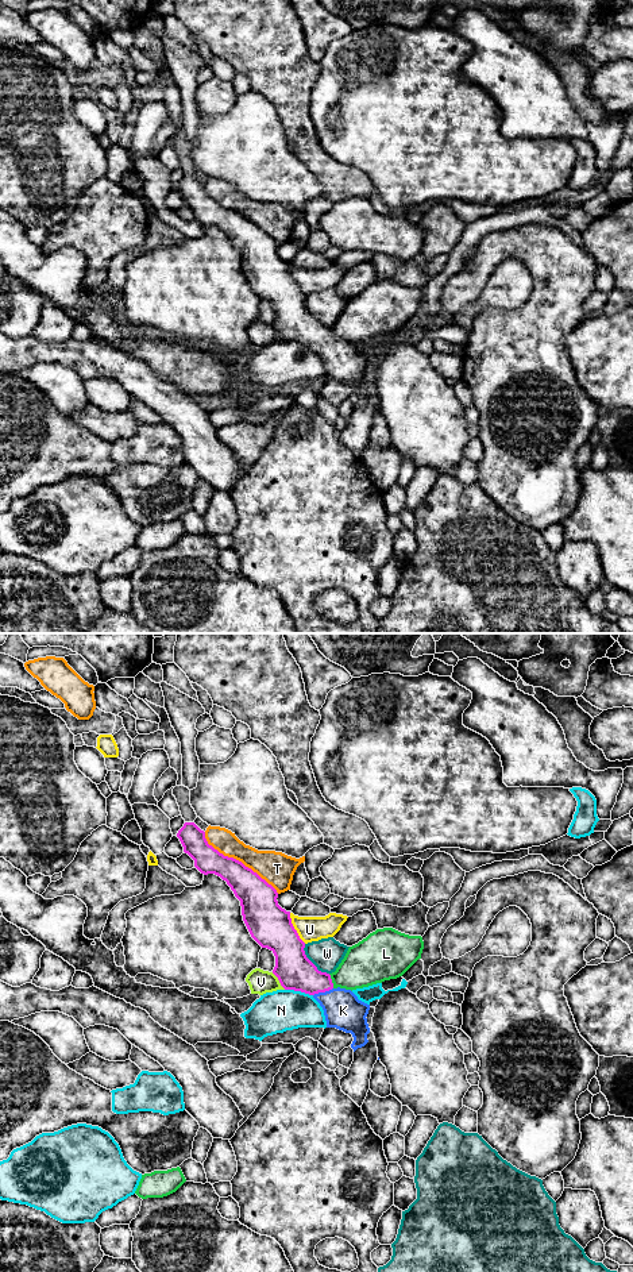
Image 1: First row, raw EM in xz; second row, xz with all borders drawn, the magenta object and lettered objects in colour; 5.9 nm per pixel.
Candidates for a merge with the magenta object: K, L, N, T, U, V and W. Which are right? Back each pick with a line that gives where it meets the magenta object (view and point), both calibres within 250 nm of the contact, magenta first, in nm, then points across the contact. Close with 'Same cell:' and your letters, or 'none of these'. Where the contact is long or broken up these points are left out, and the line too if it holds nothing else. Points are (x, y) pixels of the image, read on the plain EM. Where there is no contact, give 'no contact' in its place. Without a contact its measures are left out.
K: meets magenta in xz at (323, 343); 220 nm thick on the magenta side, 220 nm on the other; runs through xz (294, 323), (312, 332), (323, 343), (343, 362)
Same cell: K

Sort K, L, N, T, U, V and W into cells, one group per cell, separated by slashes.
K / L / N / T / U / V / W

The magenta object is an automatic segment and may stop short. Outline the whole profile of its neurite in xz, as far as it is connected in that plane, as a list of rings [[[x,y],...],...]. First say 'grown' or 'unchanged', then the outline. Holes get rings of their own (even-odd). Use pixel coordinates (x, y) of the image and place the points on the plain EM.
grown; [[[185,174],[178,182],[184,204],[194,212],[194,219],[204,227],[215,226],[233,243],[235,248],[240,253],[243,273],[251,286],[251,289],[262,298],[270,301],[275,308],[275,319],[273,325],[278,329],[281,338],[285,342],[301,343],[312,347],[323,359],[327,379],[336,379],[346,385],[351,385],[354,393],[351,400],[354,404],[358,400],[364,398],[368,392],[367,386],[370,379],[367,375],[367,366],[370,356],[358,351],[358,348],[346,340],[335,340],[331,327],[321,324],[305,307],[305,294],[300,290],[290,270],[290,263],[286,263],[278,257],[278,244],[262,231],[251,220],[246,219],[242,213],[224,208],[205,190],[205,184],[201,182],[194,174]]]

